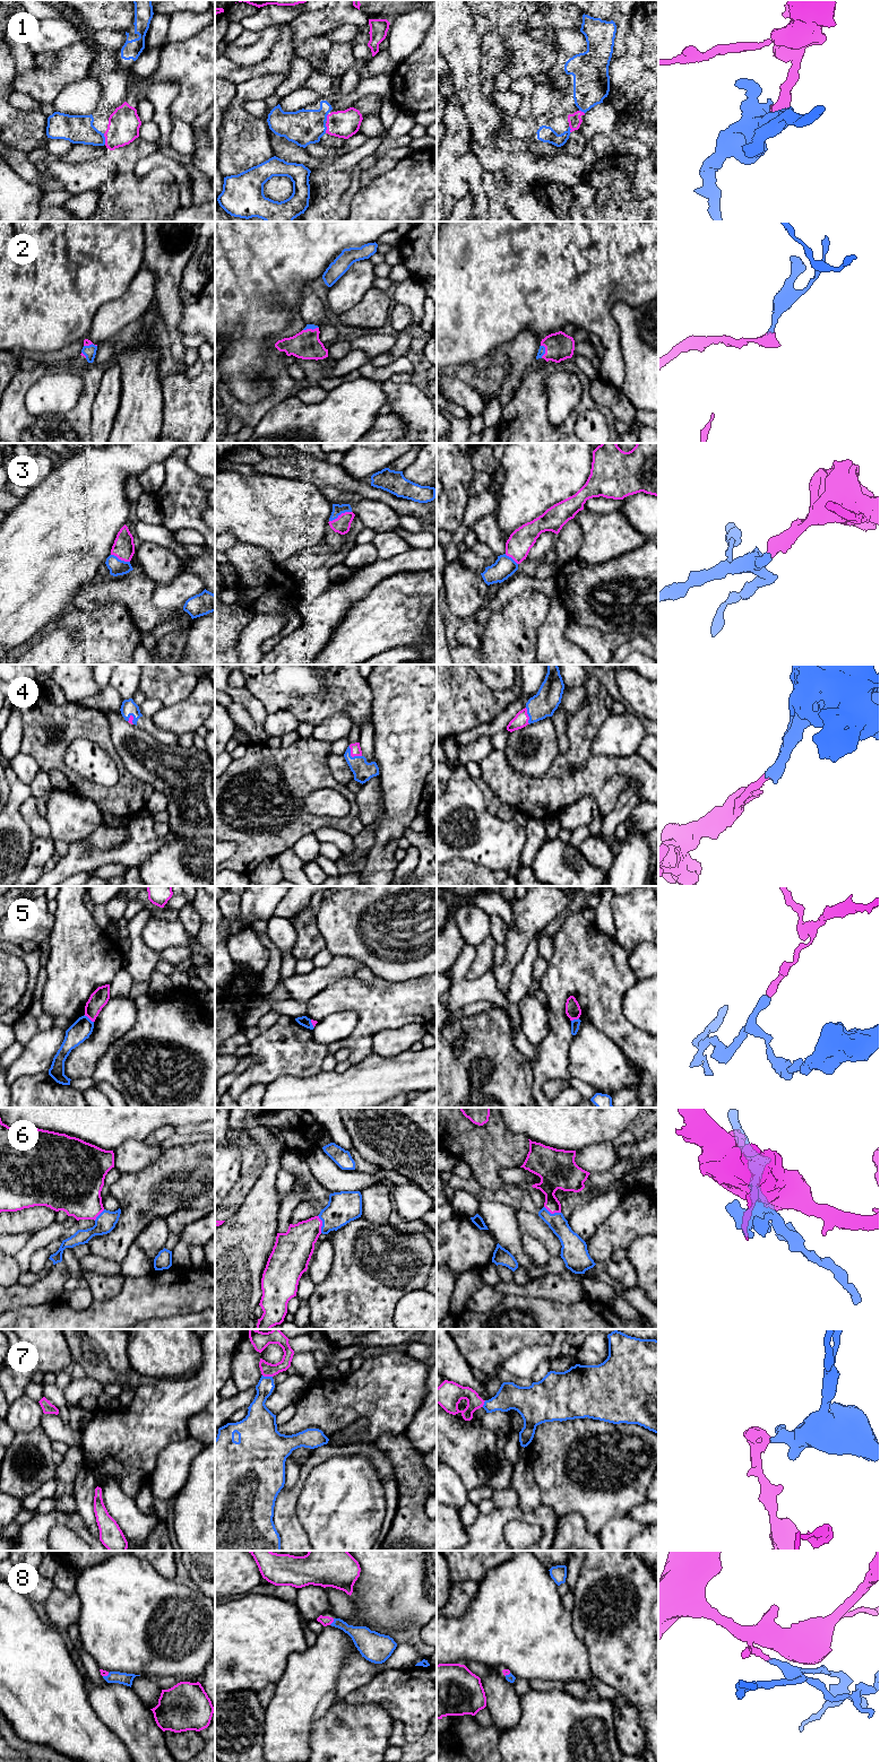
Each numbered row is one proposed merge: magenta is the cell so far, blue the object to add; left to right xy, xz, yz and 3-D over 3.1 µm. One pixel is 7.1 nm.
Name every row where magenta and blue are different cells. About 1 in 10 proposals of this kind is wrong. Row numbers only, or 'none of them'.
5

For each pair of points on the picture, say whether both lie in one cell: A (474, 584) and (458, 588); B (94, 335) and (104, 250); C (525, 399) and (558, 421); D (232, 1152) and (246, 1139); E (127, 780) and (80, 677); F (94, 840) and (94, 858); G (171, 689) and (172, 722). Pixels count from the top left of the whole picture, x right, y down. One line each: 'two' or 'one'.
A: one
B: two
C: two
D: two
E: two
F: two
G: two

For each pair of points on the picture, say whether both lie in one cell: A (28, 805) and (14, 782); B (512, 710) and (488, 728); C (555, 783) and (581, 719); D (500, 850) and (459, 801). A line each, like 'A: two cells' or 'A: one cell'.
A: two cells
B: one cell
C: one cell
D: one cell

